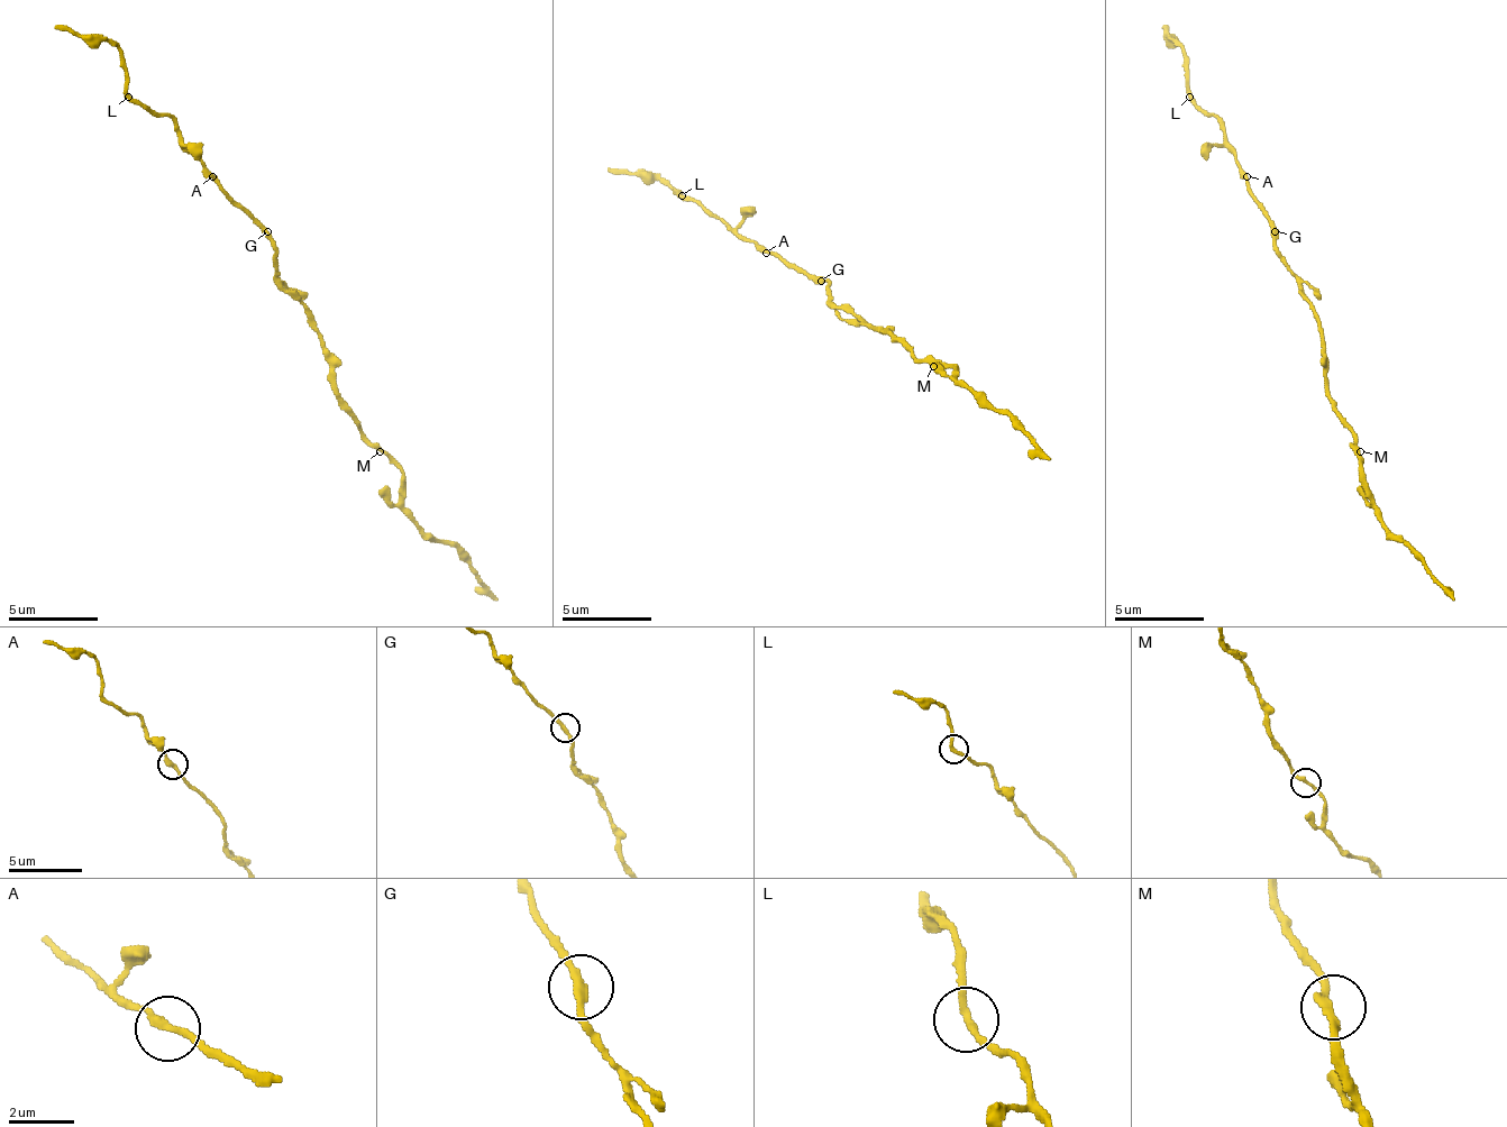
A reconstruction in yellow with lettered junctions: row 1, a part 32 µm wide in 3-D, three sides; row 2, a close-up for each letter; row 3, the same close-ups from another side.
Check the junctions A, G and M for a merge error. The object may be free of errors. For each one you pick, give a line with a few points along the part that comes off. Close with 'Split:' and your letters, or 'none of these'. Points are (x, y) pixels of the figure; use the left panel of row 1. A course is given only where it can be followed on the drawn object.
A: (213, 177), (177, 128), (128, 92), (128, 70), (115, 47), (83, 43), (56, 25)
Split: A

